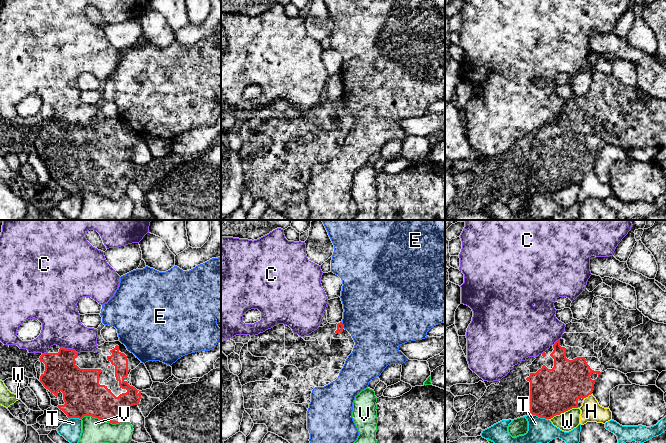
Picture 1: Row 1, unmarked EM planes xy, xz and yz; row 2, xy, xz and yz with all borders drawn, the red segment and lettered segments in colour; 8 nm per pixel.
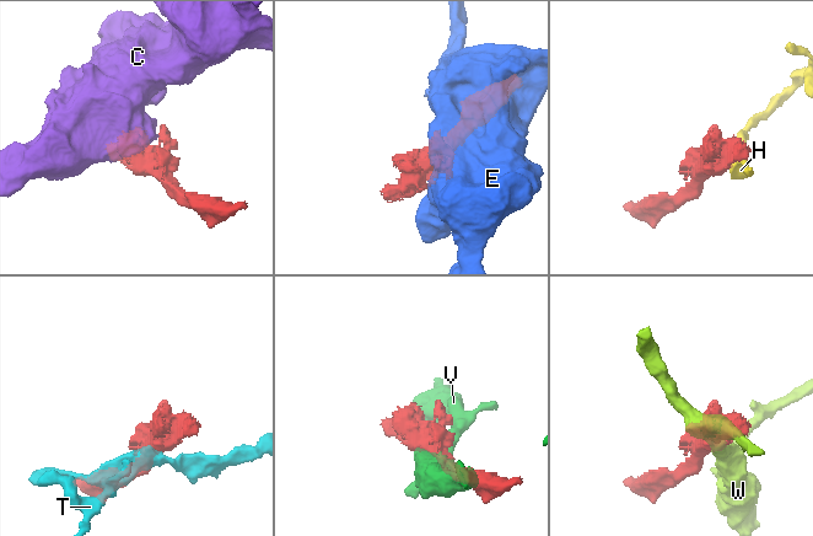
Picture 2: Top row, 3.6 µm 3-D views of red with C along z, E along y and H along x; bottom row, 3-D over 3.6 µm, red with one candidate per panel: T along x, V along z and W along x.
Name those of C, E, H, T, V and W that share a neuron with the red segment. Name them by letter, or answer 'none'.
none

